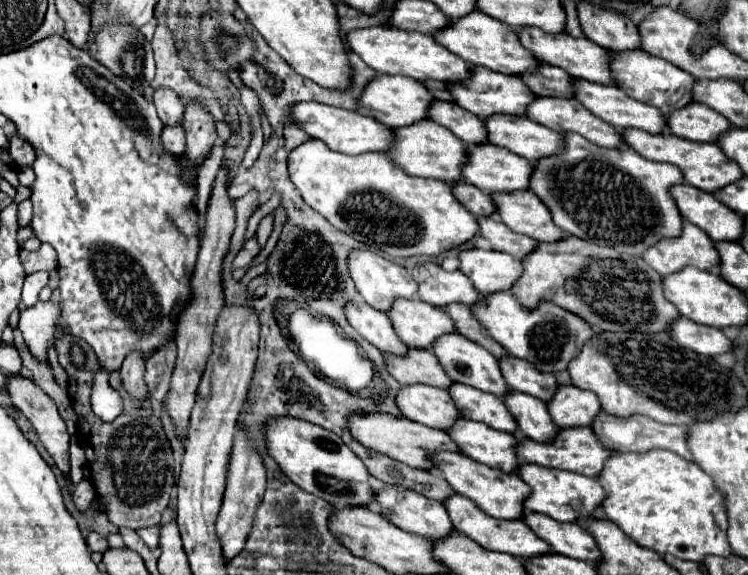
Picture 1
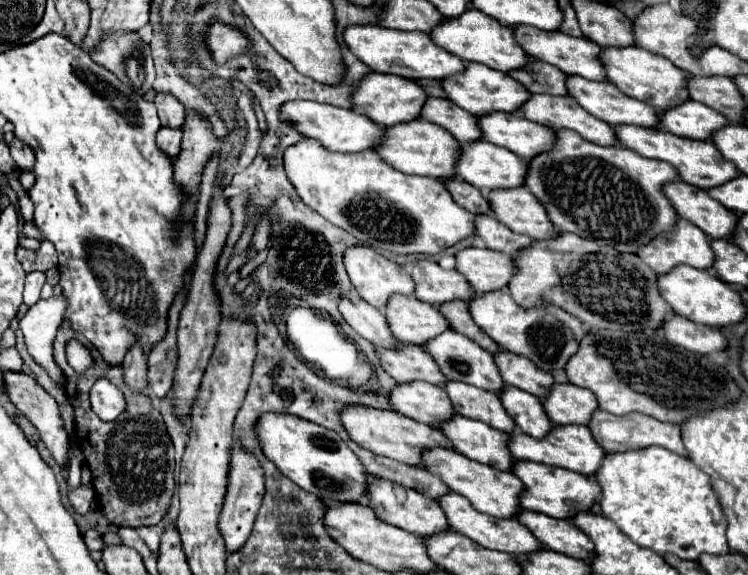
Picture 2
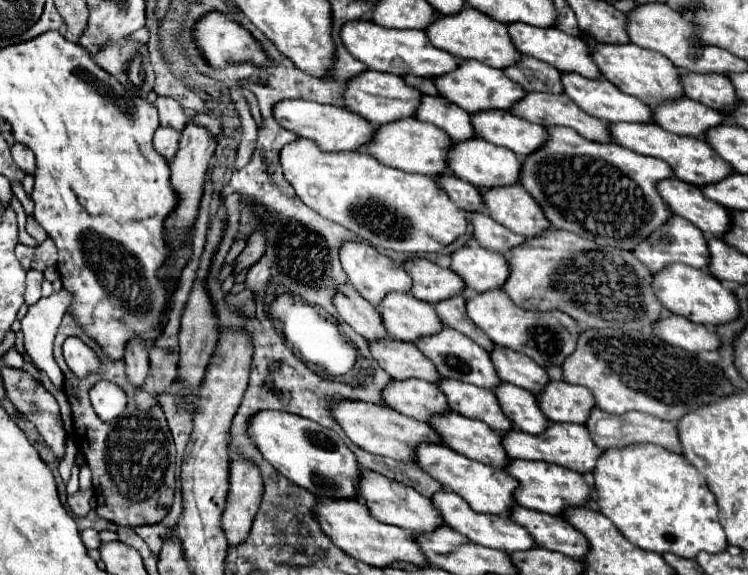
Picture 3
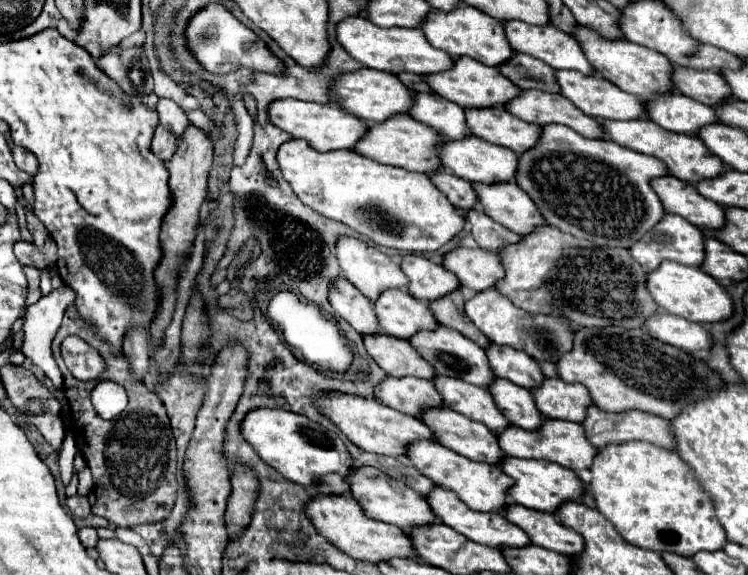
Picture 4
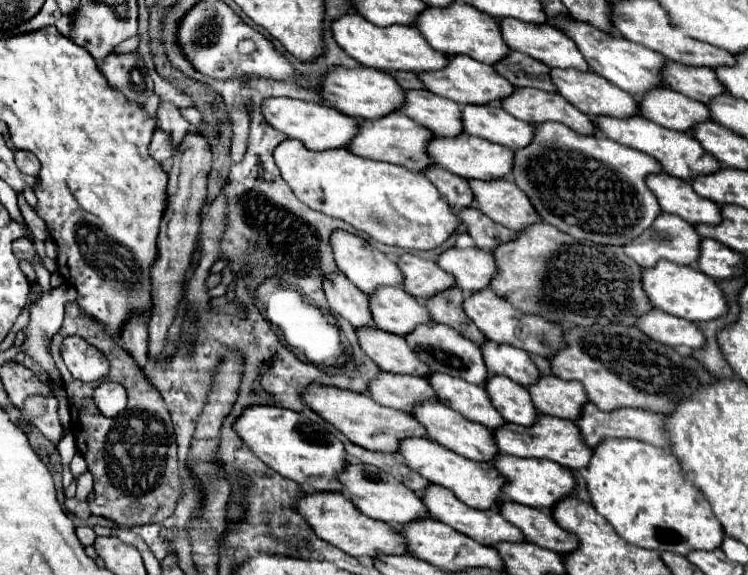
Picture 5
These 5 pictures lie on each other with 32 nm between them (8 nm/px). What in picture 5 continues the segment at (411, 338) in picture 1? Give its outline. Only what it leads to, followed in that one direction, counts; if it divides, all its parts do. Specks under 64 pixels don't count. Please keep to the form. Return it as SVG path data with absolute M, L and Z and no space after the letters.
M380 288L376 296L370 296L372 316L376 326L384 332L406 336L420 324L432 324L432 316L424 302L408 296L404 288Z

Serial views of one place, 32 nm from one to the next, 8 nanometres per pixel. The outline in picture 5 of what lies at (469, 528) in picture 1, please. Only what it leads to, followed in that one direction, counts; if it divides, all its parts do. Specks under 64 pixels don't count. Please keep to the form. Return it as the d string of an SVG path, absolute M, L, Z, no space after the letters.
M430 486L428 492L422 494L422 500L428 504L428 512L432 512L432 518L438 520L438 522L444 522L448 526L452 526L454 530L470 536L472 540L480 542L480 544L486 544L486 546L496 546L498 542L512 542L512 544L518 544L518 542L526 542L524 534L514 526L510 524L508 520L504 520L500 516L500 512L476 512L474 508L468 508L464 502L460 502L450 490L442 488L442 486Z

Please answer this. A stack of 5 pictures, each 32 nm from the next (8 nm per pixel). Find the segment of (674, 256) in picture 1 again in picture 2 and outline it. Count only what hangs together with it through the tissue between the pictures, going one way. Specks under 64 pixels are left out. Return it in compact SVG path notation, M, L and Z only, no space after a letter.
M684 218L678 220L674 232L658 236L652 244L640 248L638 256L658 274L666 274L680 264L694 266L698 270L710 270L714 266L710 238Z

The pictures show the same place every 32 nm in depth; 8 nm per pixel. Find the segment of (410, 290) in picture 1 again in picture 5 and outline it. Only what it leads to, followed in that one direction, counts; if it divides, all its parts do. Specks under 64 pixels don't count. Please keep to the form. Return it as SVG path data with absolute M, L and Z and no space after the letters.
M344 230L334 232L332 250L334 250L334 258L336 258L340 272L368 296L372 296L376 292L376 288L380 288L380 286L402 286L402 282L404 282L400 268L392 260L388 260L386 254L382 254L378 248L374 248L360 236L354 236Z

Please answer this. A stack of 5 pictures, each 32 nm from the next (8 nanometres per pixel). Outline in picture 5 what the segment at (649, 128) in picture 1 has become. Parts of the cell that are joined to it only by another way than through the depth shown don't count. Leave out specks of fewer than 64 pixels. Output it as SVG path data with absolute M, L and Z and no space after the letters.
M554 68L550 72L552 82L556 84L558 92L570 102L574 104L580 112L588 114L588 116L612 116L612 118L630 118L630 116L638 116L640 114L640 104L638 100L620 90L618 86L614 86L612 82L604 80L602 76L594 74L594 72L580 72L580 70L558 70Z

